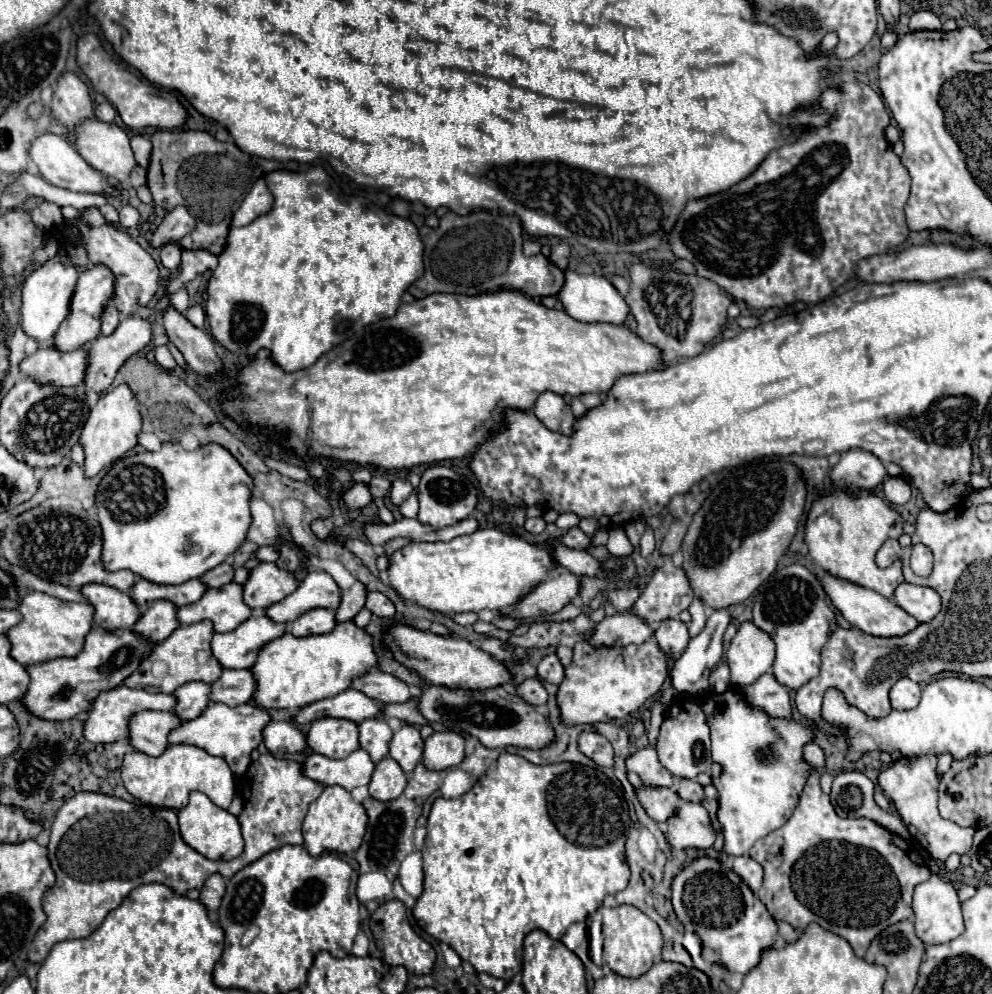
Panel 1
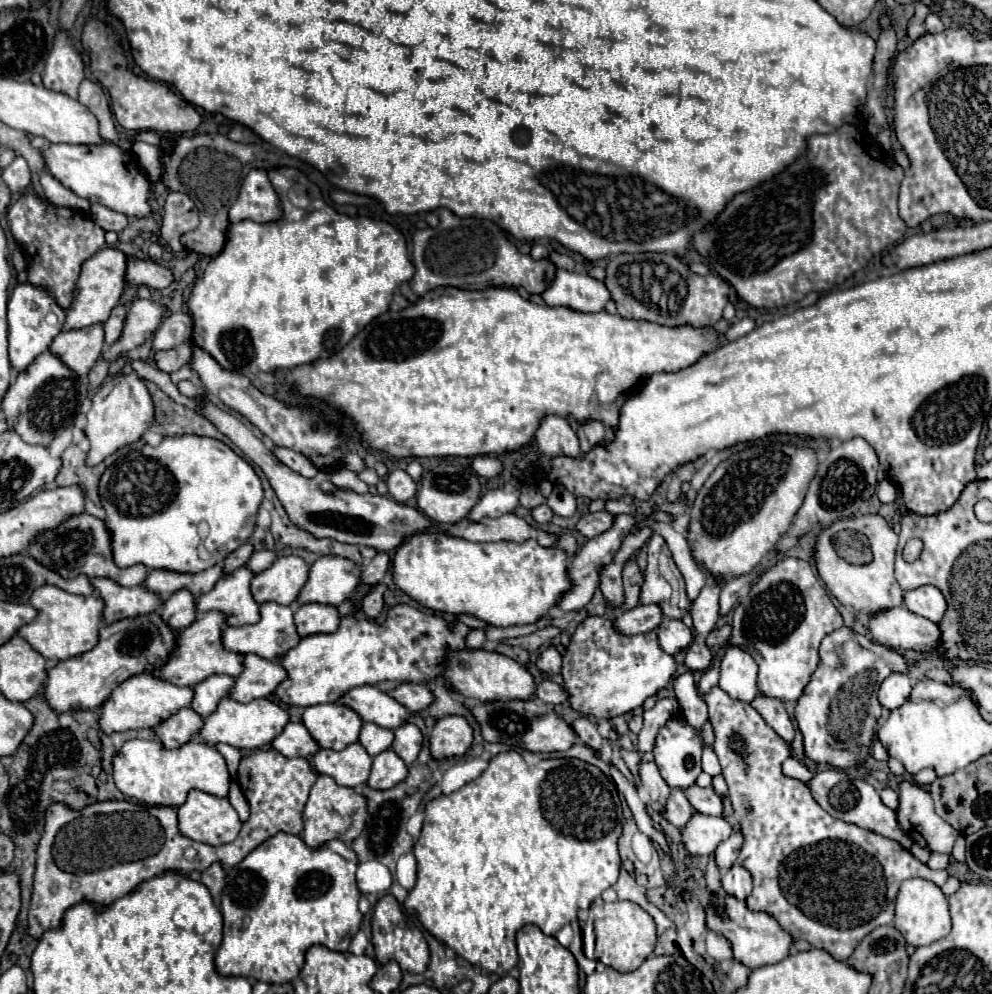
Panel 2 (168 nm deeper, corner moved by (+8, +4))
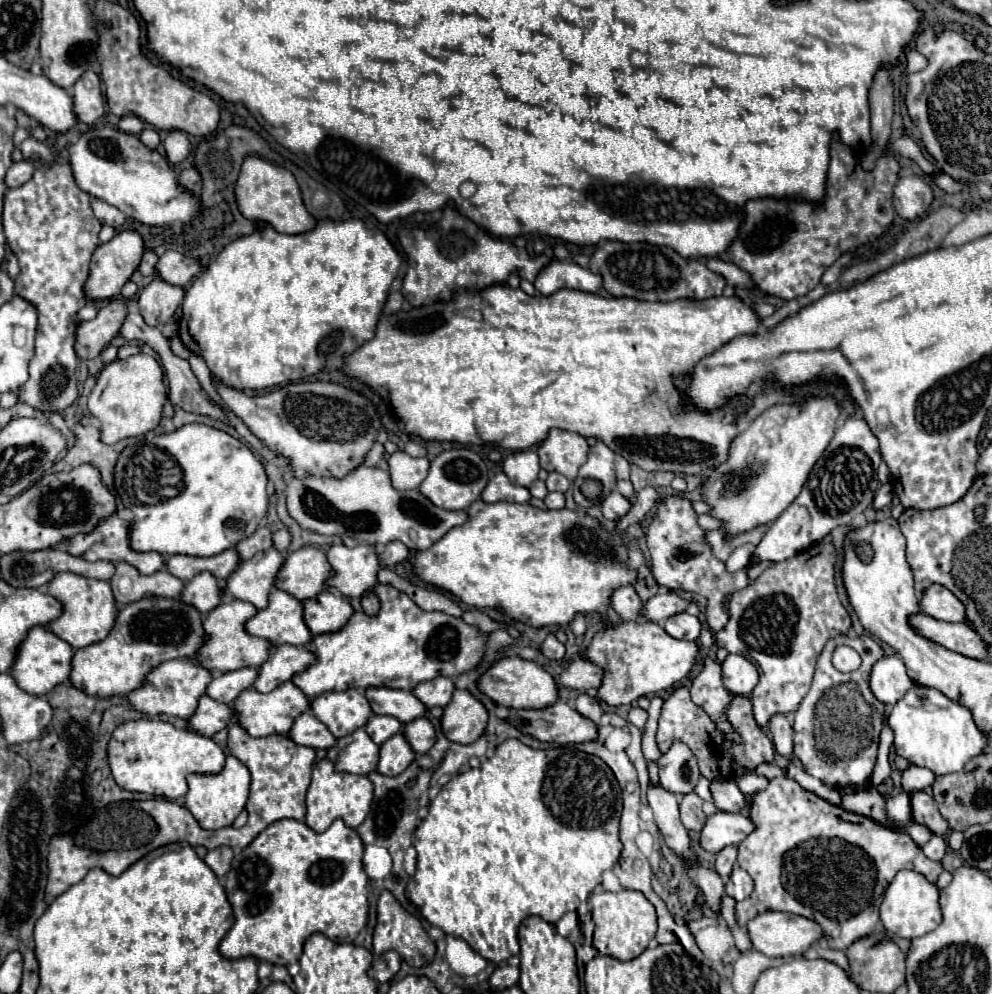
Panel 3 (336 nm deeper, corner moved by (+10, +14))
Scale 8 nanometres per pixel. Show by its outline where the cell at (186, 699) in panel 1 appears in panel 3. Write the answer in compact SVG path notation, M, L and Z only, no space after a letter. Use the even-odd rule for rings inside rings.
M240 668L240 670L234 670L234 672L226 672L226 674L220 674L216 676L206 694L218 702L234 702L238 698L238 694L246 688L250 688L250 682L254 682L254 678L258 676L258 670L256 668Z

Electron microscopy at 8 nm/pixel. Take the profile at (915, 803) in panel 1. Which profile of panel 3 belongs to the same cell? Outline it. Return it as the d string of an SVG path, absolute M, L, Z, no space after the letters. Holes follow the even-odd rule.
M916 792L910 802L912 802L912 818L914 818L914 822L930 828L934 834L948 832L948 824L942 818L942 814L938 812L938 806L932 800L932 796L928 796L926 792Z

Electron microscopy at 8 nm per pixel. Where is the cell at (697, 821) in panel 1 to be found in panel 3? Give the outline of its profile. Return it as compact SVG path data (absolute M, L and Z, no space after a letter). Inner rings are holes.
M716 812L708 816L700 832L700 844L704 850L716 854L726 846L738 846L752 832L754 832L754 824L744 814Z

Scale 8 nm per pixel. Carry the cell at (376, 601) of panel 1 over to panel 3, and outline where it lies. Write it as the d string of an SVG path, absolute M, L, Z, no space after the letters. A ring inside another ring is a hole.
M366 592L362 596L362 610L366 614L370 614L370 616L374 616L380 610L380 600L378 600L378 596L374 592Z

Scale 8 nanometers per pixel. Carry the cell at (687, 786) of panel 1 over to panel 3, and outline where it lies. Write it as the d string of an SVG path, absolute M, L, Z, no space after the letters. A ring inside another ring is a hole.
M716 780L710 784L714 802L724 812L742 812L748 808L748 798L738 790L734 780Z

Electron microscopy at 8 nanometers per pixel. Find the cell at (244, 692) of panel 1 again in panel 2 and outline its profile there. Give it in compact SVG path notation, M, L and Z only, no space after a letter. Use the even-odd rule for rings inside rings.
M256 654L244 656L244 668L236 676L230 698L236 702L250 702L256 698L268 698L274 688L286 678L286 672L280 664L264 660Z

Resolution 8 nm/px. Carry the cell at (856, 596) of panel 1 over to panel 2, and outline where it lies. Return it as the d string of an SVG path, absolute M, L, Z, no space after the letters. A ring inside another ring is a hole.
M906 606L884 608L868 616L868 634L884 646L918 652L934 652L940 638L940 630L934 622L912 614Z

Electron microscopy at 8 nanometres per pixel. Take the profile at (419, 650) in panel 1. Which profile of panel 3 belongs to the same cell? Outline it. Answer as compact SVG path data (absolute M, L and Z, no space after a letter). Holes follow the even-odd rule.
M506 656L488 668L480 678L480 690L496 704L518 710L542 710L542 706L552 706L558 700L556 680L542 666L520 656Z

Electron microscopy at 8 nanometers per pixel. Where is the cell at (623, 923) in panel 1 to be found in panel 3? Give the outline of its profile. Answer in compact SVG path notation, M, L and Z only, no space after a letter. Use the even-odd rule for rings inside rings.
M601 884L601 889L602 890L596 890L596 892L592 892L590 894L590 906L592 906L592 914L590 911L590 906L589 906L589 911L587 914L589 914L590 920L594 923L594 932L593 932L593 946L596 946L598 948L598 952L600 954L606 954L606 956L612 956L612 958L618 958L618 960L632 960L632 958L636 958L638 954L642 954L642 950L646 950L648 948L648 942L654 938L654 934L656 934L656 910L648 900L646 900L646 896L642 894L642 892L636 892L636 890L620 890L620 892L610 892L610 890L604 890L602 888Z

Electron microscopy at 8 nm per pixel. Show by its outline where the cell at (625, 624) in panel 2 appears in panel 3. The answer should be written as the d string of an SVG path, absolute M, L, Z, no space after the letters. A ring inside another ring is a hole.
M660 592L656 594L654 598L650 598L644 608L642 608L642 614L644 618L652 620L652 622L658 622L662 624L666 618L674 616L674 614L680 614L688 608L688 600L678 594L678 592Z

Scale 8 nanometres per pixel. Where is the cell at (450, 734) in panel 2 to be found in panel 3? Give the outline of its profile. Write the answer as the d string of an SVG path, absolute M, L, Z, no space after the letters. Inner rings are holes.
M456 690L450 704L444 708L442 732L458 744L476 742L488 724L488 710L468 690Z

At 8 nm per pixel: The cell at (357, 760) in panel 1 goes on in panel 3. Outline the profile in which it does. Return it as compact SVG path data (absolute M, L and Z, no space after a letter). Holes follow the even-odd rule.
M358 728L350 736L340 738L338 744L328 750L328 758L338 772L370 774L378 766L380 746L372 742L364 728Z

